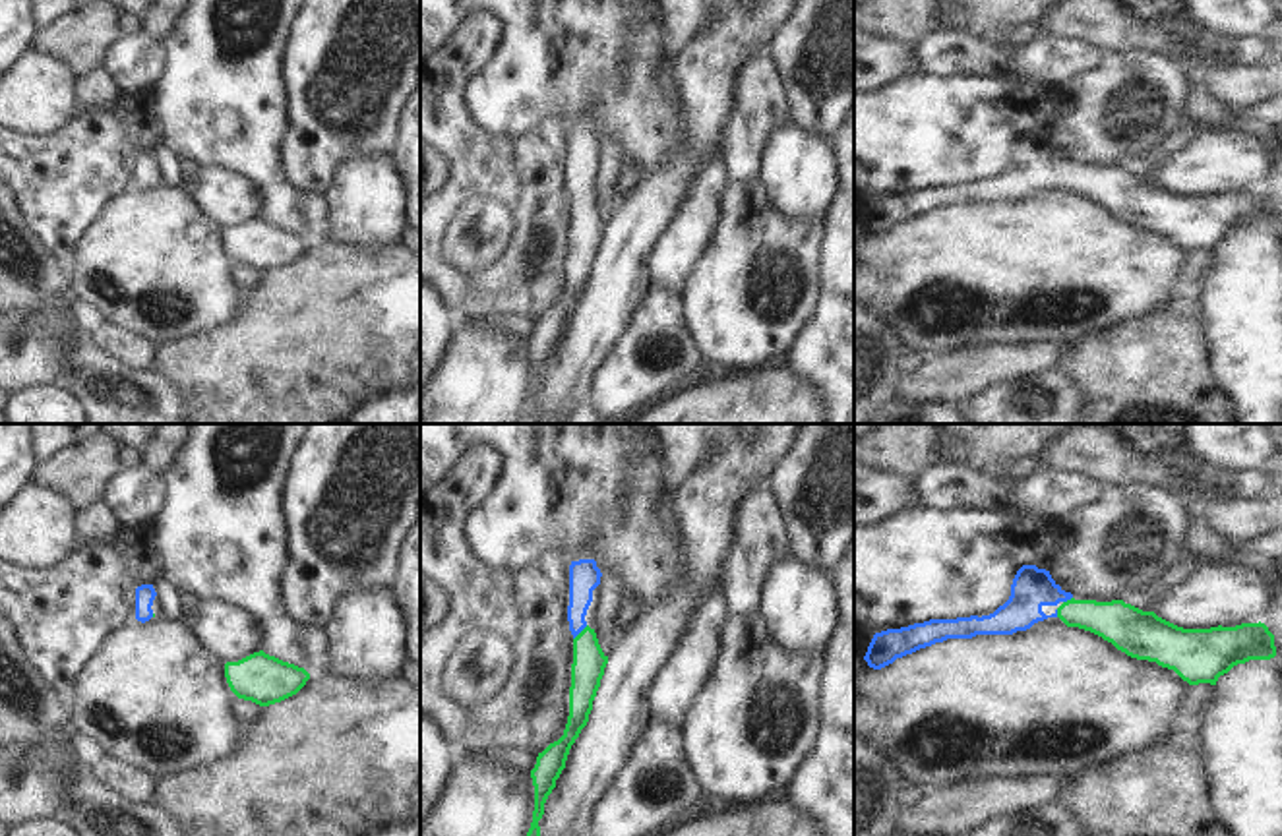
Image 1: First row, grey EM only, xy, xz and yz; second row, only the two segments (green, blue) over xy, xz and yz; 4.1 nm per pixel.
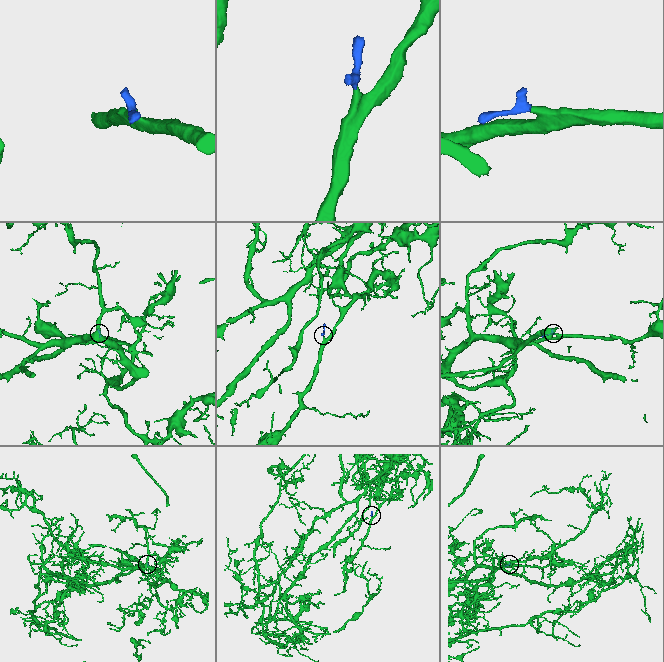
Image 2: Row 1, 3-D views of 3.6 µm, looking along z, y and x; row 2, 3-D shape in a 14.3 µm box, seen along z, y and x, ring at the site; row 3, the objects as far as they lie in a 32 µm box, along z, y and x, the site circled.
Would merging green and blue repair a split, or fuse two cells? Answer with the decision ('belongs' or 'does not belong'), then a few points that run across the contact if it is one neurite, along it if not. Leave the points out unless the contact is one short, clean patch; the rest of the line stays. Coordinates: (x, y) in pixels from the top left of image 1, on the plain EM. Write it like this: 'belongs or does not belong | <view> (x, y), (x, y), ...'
belongs | xz (589, 227), (579, 200), (578, 171), (583, 142)

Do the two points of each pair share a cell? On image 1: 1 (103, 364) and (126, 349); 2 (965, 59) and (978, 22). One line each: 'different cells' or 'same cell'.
1: different cells
2: different cells

